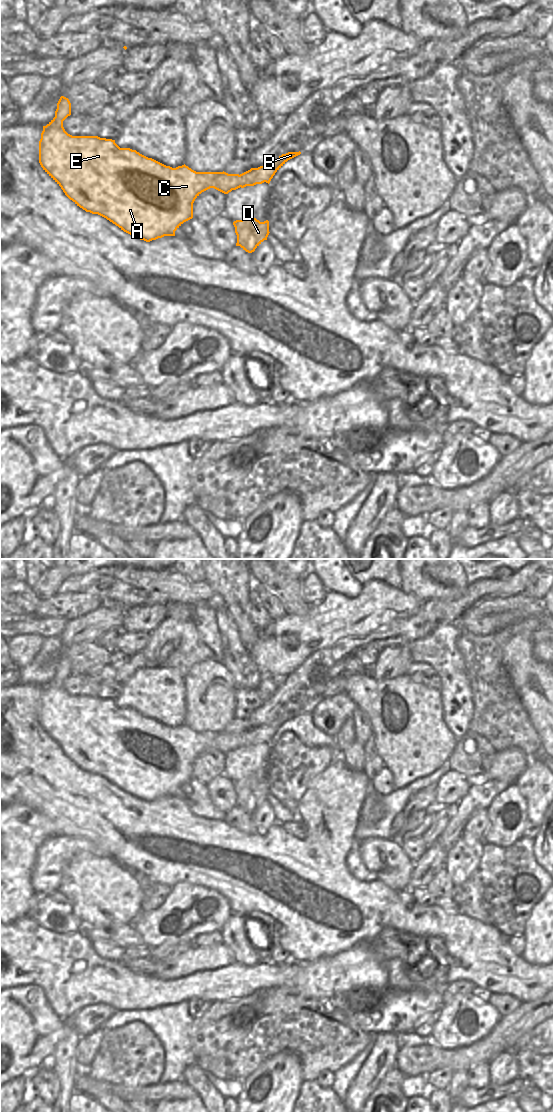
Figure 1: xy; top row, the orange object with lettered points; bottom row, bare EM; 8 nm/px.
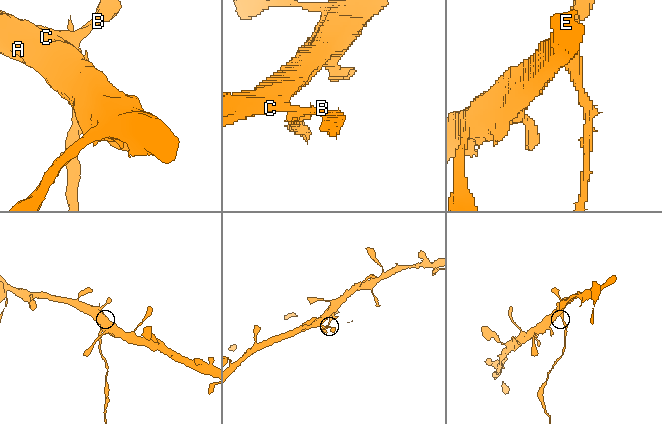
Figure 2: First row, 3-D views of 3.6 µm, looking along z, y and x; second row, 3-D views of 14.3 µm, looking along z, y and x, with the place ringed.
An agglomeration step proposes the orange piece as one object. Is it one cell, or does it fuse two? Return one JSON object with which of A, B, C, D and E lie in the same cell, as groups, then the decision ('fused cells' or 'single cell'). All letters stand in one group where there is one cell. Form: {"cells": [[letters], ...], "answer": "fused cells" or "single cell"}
{"cells": [["A", "C", "E"], ["B", "D"]], "answer": "fused cells"}

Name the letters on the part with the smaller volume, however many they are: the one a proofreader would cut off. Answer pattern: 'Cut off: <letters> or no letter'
Cut off: B, D

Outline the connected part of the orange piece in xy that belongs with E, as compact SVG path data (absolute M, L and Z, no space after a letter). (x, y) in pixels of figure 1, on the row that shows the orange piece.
M61 96L55 111L55 117L43 126L39 141L39 163L43 170L61 187L65 195L77 206L98 214L124 232L146 242L175 236L175 231L186 221L193 218L193 203L204 191L214 188L224 194L240 188L239 174L226 172L196 172L186 166L172 168L152 158L148 158L136 150L120 148L115 140L98 136L72 136L68 134L63 121L71 115L71 103Z

